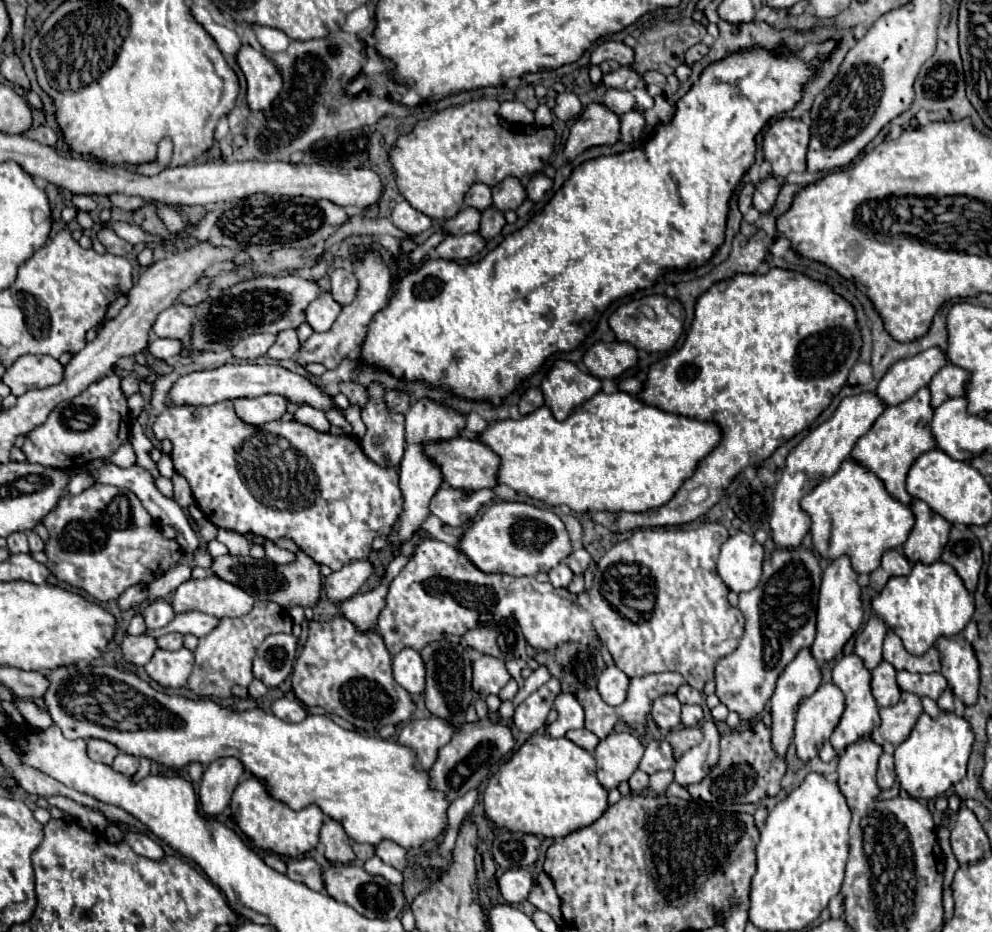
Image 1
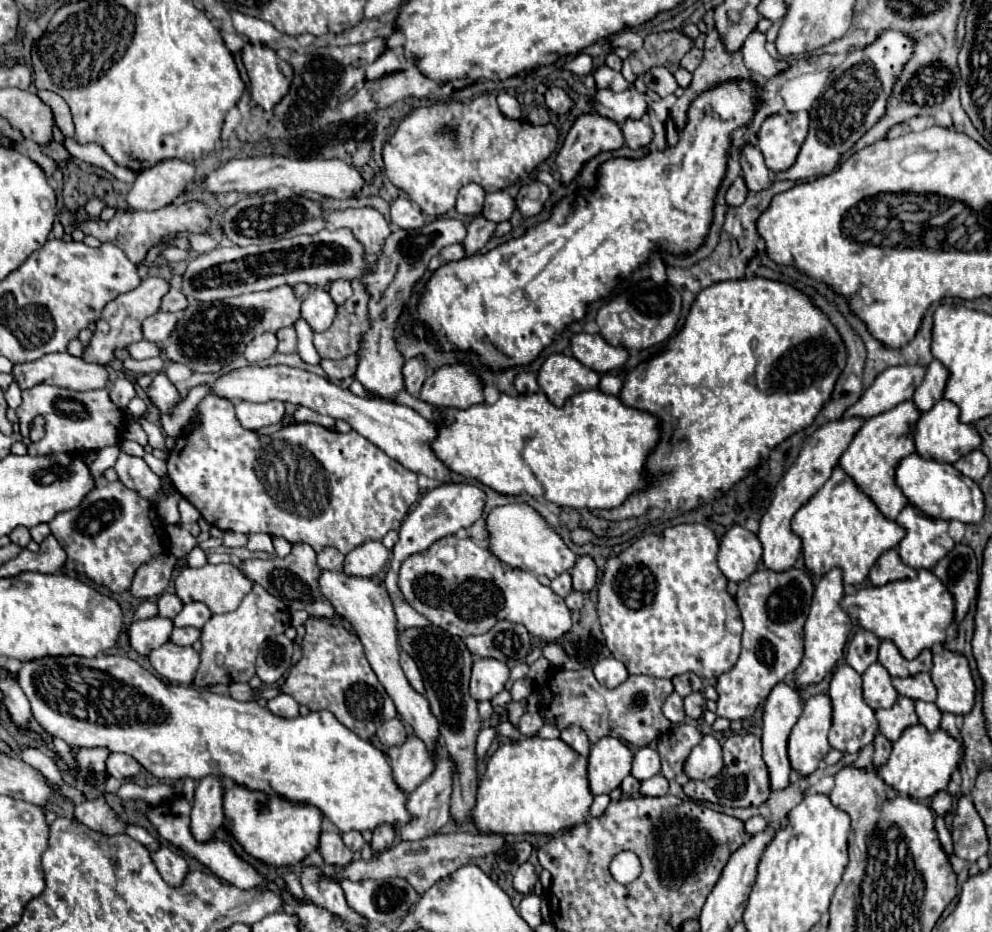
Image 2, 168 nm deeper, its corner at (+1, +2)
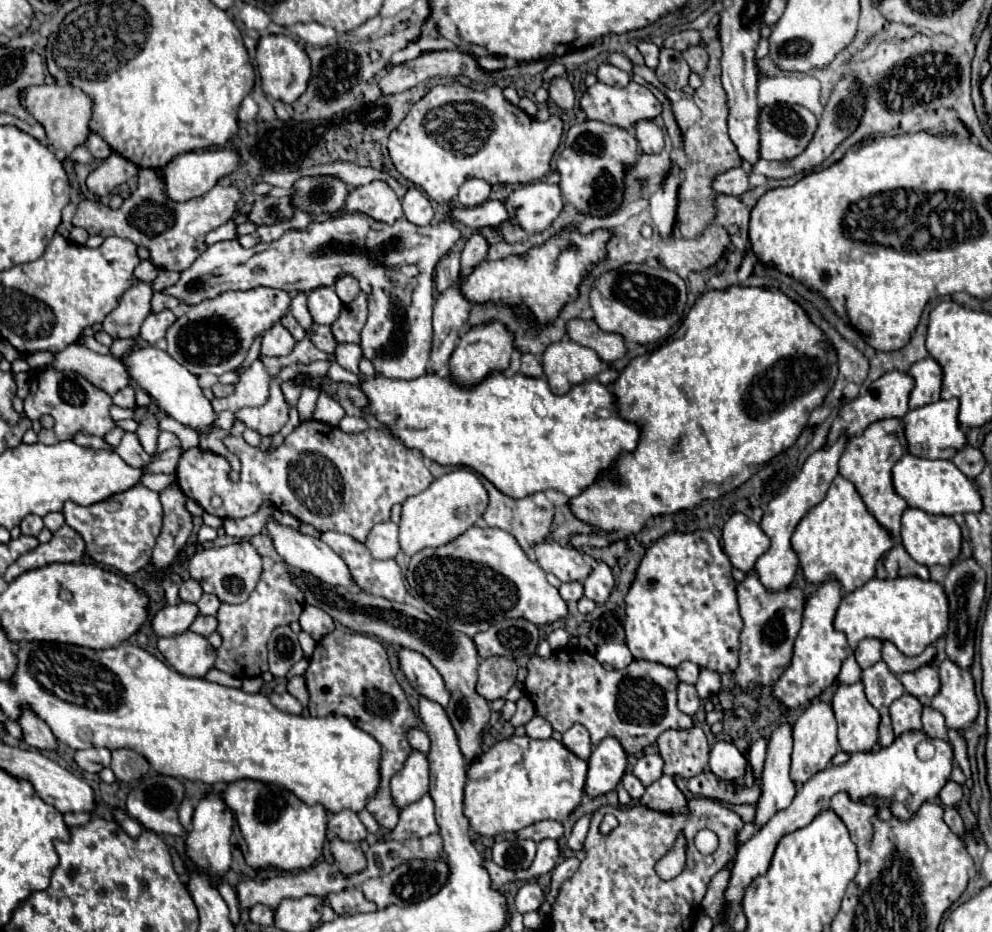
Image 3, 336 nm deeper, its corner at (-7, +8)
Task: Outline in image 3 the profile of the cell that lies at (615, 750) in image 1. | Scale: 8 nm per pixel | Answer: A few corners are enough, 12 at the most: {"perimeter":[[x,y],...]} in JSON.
{"perimeter":[[603,738],[589,758],[585,794],[613,790],[627,770],[617,738]]}

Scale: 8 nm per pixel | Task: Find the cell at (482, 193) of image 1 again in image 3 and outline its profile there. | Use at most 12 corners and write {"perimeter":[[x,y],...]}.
{"perimeter":[[469,178],[457,200],[465,208],[487,202],[491,186]]}

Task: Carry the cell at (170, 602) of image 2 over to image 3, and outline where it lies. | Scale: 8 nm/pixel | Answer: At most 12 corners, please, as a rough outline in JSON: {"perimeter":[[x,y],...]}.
{"perimeter":[[195,580],[183,582],[179,588],[181,602],[195,602],[203,590]]}

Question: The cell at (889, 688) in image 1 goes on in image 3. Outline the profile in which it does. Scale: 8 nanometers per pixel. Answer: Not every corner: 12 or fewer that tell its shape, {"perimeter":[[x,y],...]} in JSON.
{"perimeter":[[883,660],[863,670],[865,696],[887,708],[905,692]]}

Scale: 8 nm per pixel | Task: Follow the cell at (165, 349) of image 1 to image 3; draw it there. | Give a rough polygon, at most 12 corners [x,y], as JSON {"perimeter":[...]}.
{"perimeter":[[133,338],[113,340],[111,354],[123,358],[137,348]]}

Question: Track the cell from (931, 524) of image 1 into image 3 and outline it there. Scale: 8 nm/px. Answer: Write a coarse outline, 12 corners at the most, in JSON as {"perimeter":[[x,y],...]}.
{"perimeter":[[907,508],[901,542],[923,566],[949,564],[961,552],[951,516]]}

